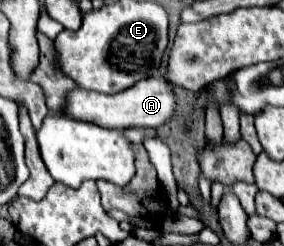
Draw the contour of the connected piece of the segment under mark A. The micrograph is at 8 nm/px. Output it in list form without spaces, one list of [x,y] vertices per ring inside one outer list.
[[[149,76],[147,80],[141,80],[139,84],[133,84],[133,88],[127,88],[119,94],[99,94],[75,88],[67,94],[63,110],[63,114],[67,114],[69,118],[115,130],[127,130],[133,126],[159,128],[173,116],[173,112],[175,112],[175,92],[163,76],[157,78]]]

